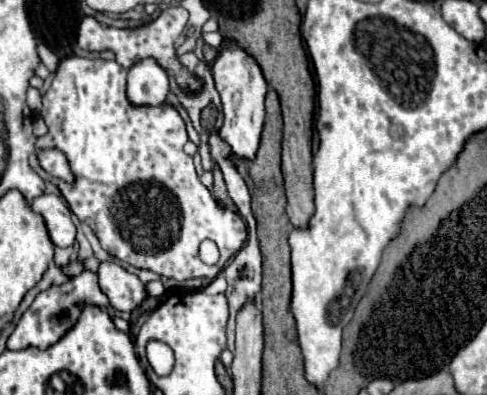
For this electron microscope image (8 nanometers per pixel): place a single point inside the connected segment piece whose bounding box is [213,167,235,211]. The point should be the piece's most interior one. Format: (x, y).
(220, 191)

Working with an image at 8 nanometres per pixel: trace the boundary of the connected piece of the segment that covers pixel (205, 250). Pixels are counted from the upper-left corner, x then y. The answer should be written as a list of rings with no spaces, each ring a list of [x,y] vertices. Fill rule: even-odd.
[[[203,241],[201,243],[201,249],[199,249],[199,257],[207,265],[217,263],[219,261],[219,249],[217,249],[217,245],[213,245],[213,241]]]

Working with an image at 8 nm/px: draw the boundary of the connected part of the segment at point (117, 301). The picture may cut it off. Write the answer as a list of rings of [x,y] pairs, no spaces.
[[[103,261],[97,275],[103,293],[117,311],[133,311],[143,299],[149,297],[145,283],[141,283],[137,275],[125,271],[119,263]]]

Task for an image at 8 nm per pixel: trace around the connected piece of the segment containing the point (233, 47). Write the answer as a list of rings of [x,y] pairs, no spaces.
[[[225,39],[221,51],[211,67],[211,75],[215,79],[215,89],[219,91],[223,105],[223,125],[219,129],[219,137],[237,153],[239,157],[253,159],[259,147],[259,137],[265,121],[265,93],[267,81],[263,71],[253,55],[243,51],[235,41]]]

